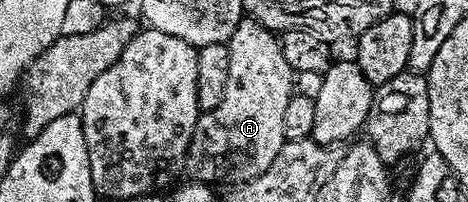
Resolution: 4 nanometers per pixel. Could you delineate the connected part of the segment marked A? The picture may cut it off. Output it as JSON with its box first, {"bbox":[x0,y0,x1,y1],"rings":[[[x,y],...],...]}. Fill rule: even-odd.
{"bbox":[185,18,296,186],"rings":[[[253,18],[240,21],[228,47],[230,61],[224,98],[220,98],[220,106],[216,106],[216,110],[199,115],[186,151],[185,175],[191,181],[211,186],[217,185],[217,180],[222,184],[230,184],[226,186],[242,186],[272,166],[276,154],[280,154],[282,145],[287,141],[284,134],[284,109],[288,107],[288,98],[296,92],[296,73],[288,66],[288,62],[284,62],[279,37],[260,21]]]}

